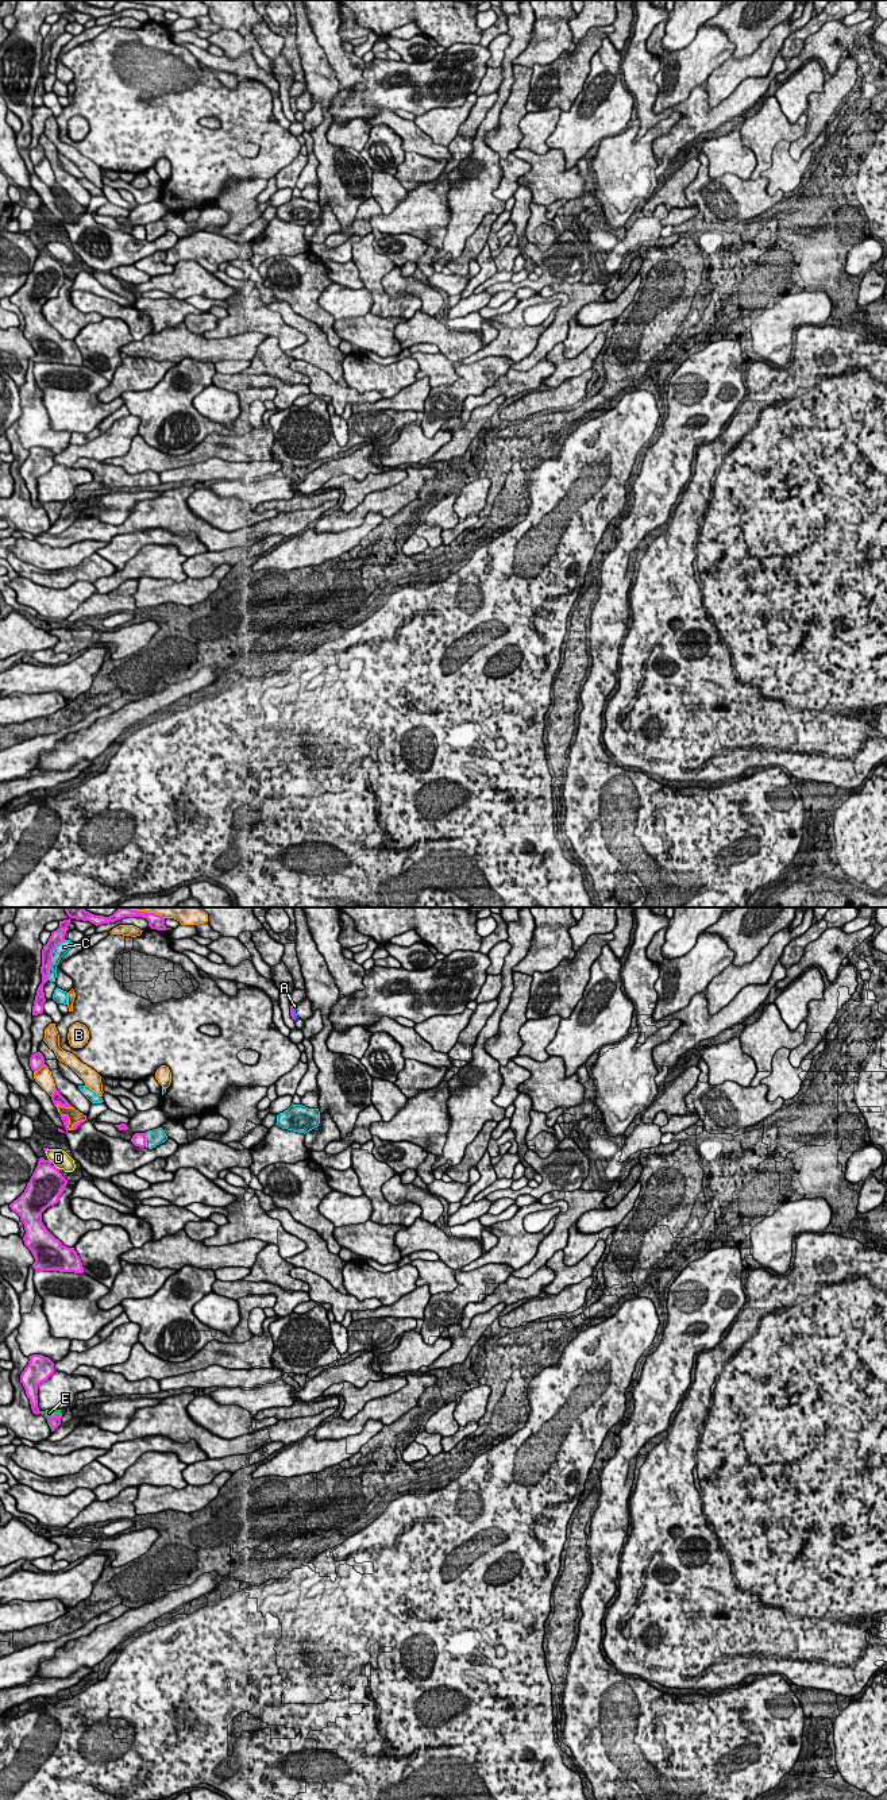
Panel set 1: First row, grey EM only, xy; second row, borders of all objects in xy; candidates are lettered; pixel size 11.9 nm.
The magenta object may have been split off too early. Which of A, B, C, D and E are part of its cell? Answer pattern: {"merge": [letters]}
{"merge": ["A", "E"]}

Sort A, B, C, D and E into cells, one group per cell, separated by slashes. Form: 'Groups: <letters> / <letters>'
Groups: A E / B / C / D

